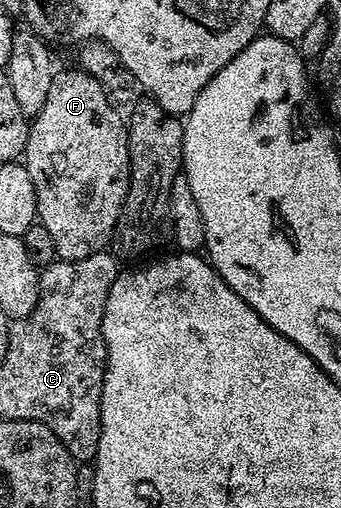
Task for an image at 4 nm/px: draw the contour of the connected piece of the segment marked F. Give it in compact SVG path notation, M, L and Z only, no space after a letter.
M57 71L50 83L46 102L36 116L31 117L28 141L24 147L22 163L34 182L36 195L36 218L46 226L54 241L54 250L62 260L81 260L90 254L103 252L113 243L116 223L128 193L130 158L128 157L128 130L125 117L119 116L102 86L89 72Z

